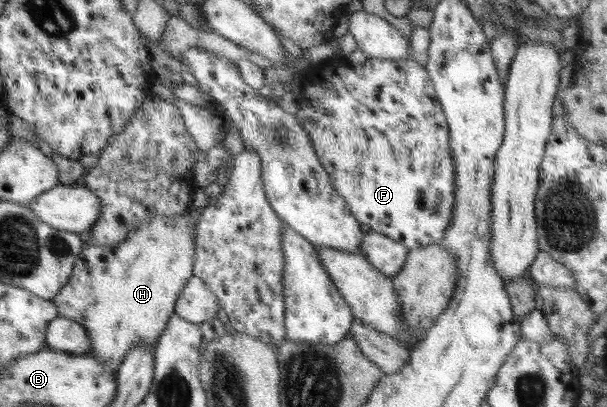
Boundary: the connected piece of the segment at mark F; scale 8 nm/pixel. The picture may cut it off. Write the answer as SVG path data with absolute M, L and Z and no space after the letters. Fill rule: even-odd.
M369 57L361 66L351 66L348 68L343 62L329 59L325 64L319 63L315 68L308 67L299 76L300 89L297 93L296 101L299 109L295 112L295 118L299 126L309 134L315 154L317 154L318 164L323 171L329 174L331 186L344 198L351 214L360 222L366 230L384 234L395 241L405 243L410 249L418 249L425 245L432 245L441 241L445 234L451 218L453 218L453 206L455 204L455 164L451 149L449 149L449 127L445 120L445 115L441 104L435 96L433 83L431 82L427 69L413 58L378 59Z

